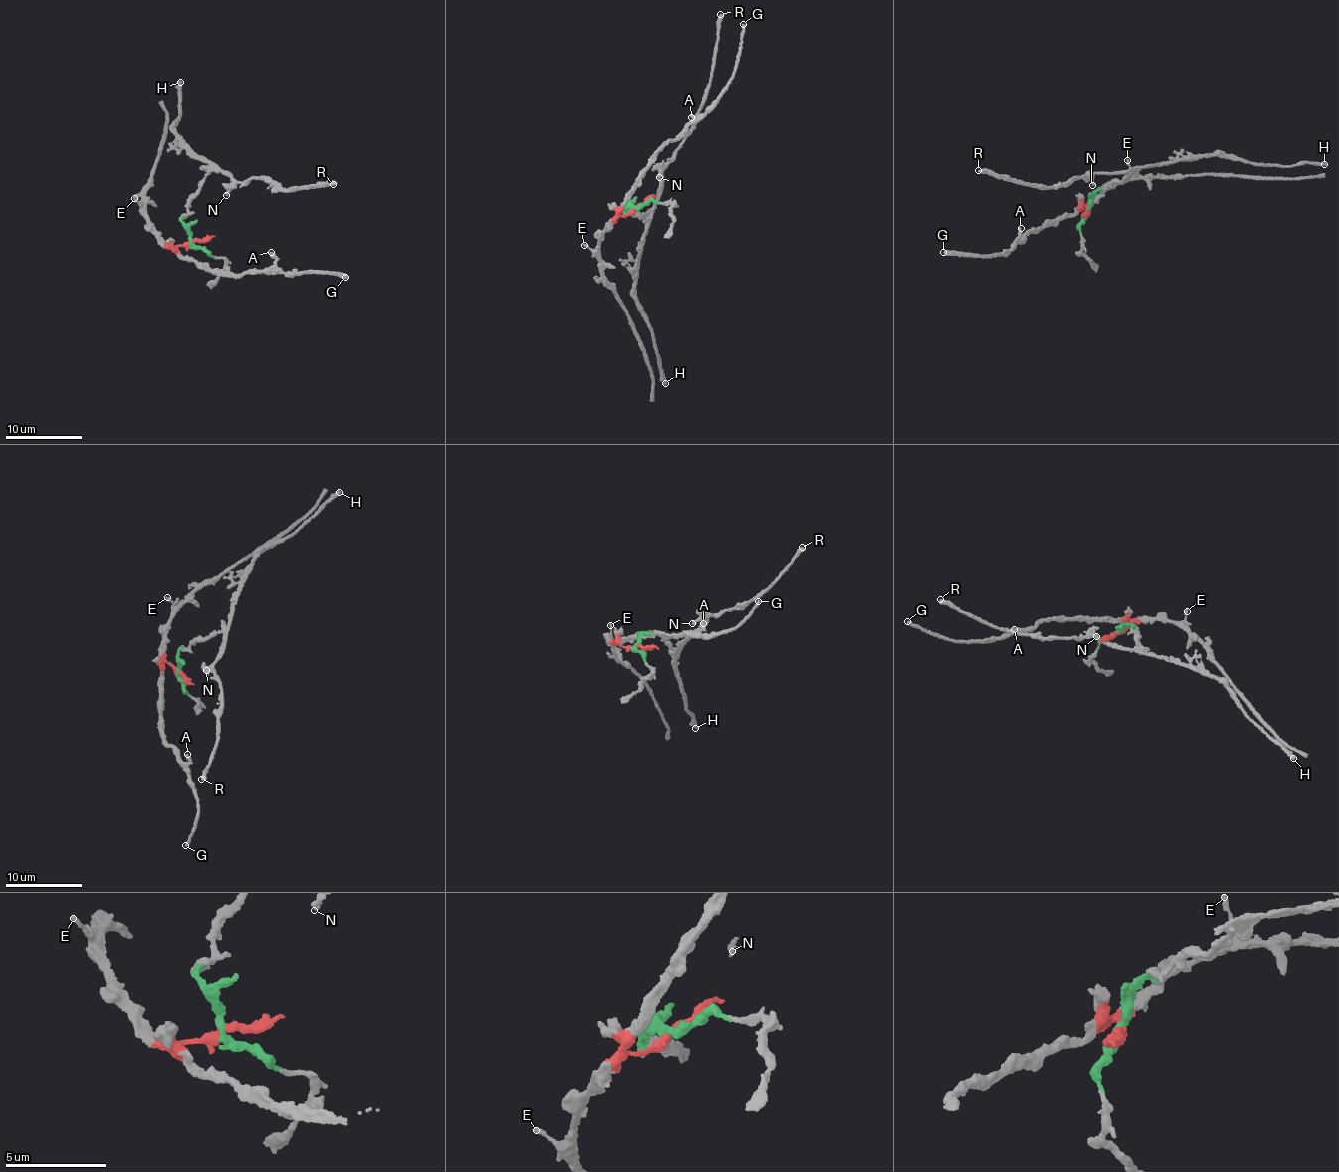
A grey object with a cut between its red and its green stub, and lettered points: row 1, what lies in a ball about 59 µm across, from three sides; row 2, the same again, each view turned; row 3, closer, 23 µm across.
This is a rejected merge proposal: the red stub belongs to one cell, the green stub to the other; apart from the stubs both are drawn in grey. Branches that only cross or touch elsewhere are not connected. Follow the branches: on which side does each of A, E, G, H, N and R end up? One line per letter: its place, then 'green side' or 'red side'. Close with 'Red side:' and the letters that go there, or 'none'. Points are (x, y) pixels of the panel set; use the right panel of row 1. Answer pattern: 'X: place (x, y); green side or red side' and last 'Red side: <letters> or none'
A: place (1021, 228); red side
E: place (1127, 160); red side
G: place (943, 252); red side
H: place (1324, 164); green side
N: place (1092, 185); green side
R: place (978, 170); green side
Red side: A, E, G

